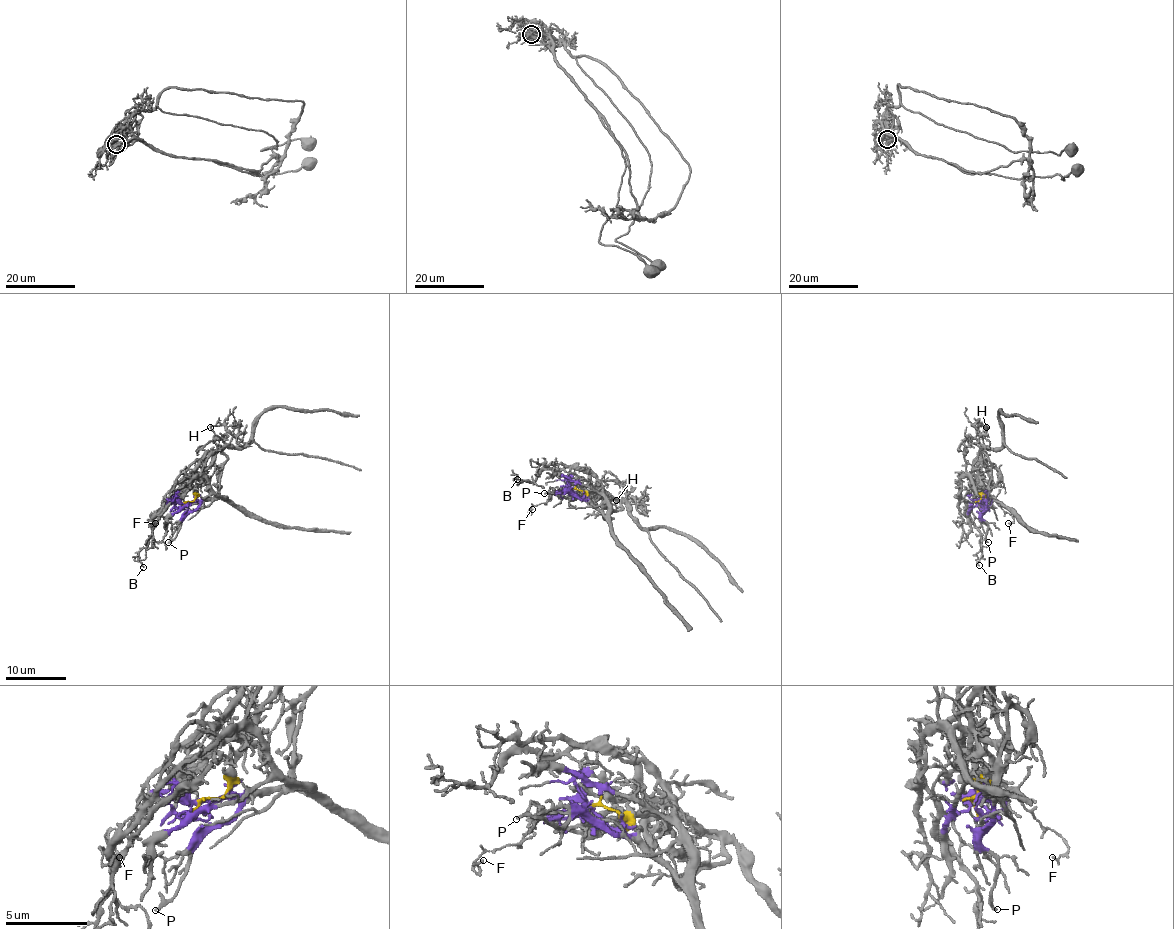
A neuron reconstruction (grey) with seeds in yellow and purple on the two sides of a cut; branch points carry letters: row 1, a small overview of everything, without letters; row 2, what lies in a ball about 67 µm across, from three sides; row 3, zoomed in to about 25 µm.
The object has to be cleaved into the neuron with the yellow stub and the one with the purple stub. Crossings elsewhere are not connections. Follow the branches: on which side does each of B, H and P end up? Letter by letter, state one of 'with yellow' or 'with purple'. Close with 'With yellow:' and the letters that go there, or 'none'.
B: with purple
H: with yellow
P: with purple
With yellow: H

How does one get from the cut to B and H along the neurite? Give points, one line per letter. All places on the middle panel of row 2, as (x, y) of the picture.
B: (570, 490), (567, 478), (574, 471), (572, 467), (544, 469), (532, 482), (514, 479), (517, 476), (518, 479)
H: (570, 488), (635, 502), (633, 497), (616, 500)

